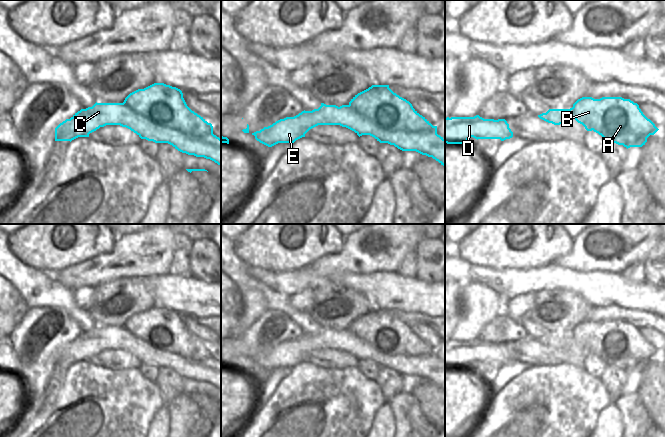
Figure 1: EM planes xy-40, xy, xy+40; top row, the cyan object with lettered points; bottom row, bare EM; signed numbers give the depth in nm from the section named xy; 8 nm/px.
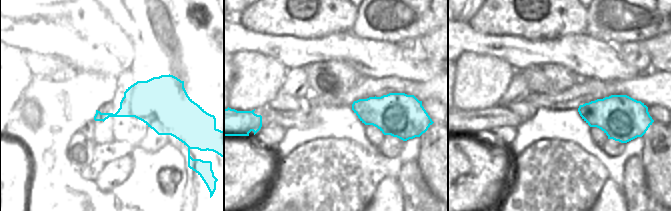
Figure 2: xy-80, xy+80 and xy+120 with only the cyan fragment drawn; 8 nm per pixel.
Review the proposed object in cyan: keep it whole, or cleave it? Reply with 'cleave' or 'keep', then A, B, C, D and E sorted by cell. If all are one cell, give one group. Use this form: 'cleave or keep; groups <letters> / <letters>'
cleave; groups A B / C D E

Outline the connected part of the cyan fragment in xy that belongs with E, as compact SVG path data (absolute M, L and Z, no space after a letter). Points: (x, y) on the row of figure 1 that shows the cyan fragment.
M326 105L302 111L294 117L280 119L260 131L252 133L260 143L272 147L278 143L294 143L318 125L340 125L354 131L359 137L370 135L380 143L394 145L402 151L416 151L432 157L445 167L445 139L437 131L406 133L386 131L360 115L350 105Z

